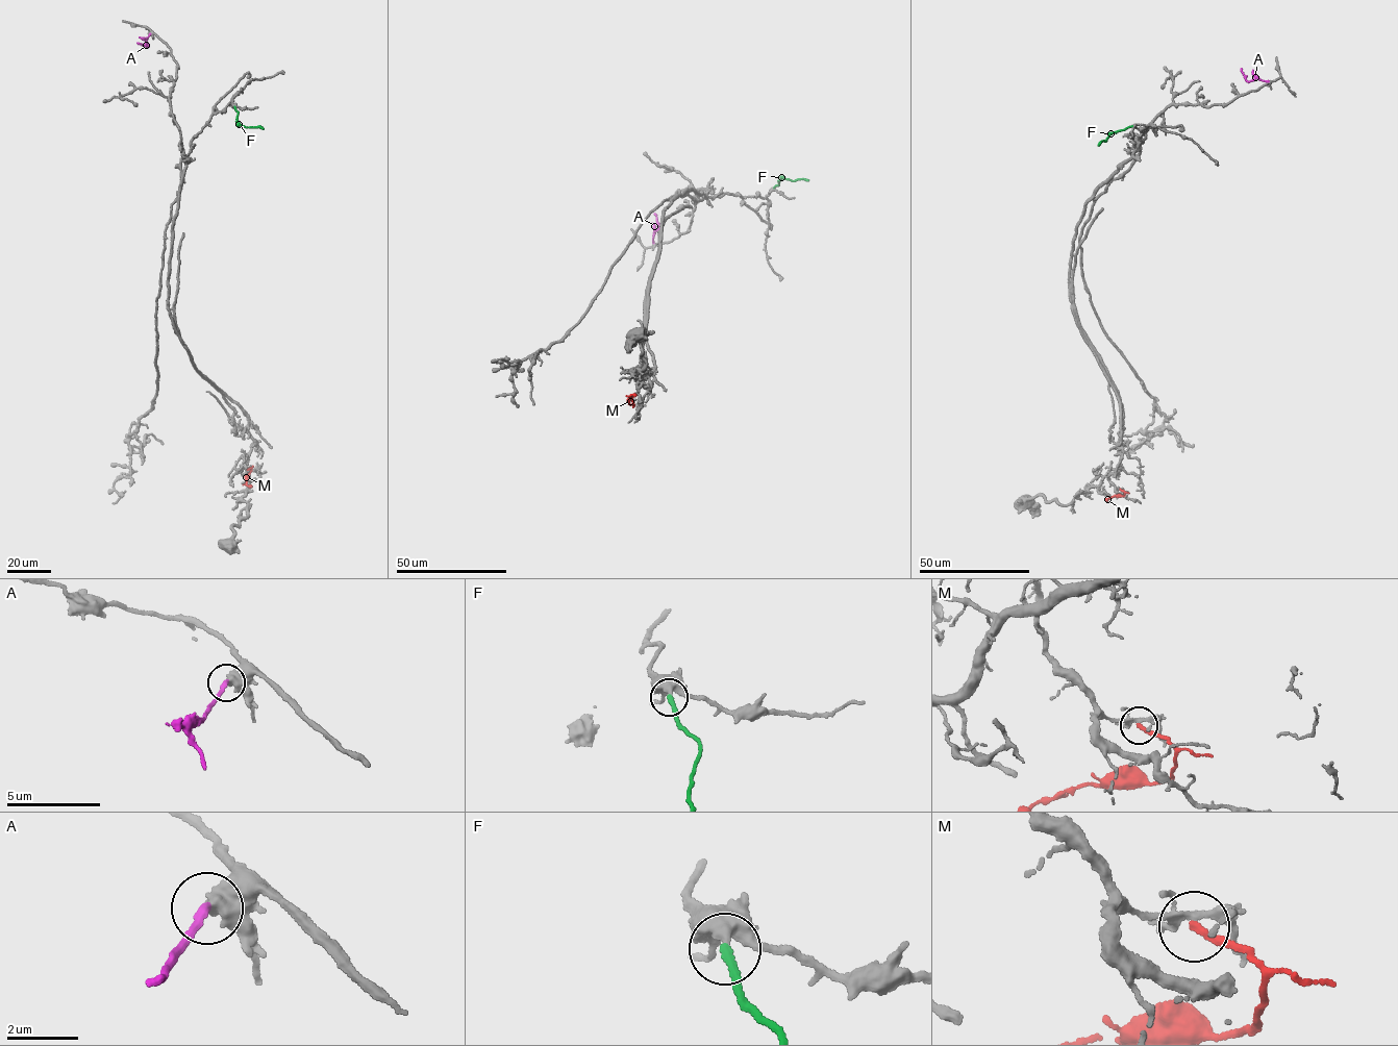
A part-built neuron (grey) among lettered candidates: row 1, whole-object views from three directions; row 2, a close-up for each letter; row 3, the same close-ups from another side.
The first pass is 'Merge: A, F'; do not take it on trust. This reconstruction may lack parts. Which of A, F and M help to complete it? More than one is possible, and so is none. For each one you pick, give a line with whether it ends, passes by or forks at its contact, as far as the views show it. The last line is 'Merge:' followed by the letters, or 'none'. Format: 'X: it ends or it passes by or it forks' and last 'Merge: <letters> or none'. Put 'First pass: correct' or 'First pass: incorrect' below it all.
A: it ends
F: it ends
Merge: A, F
First pass: correct

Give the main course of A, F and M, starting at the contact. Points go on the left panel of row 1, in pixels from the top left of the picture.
A: (150, 34), (145, 40), (147, 47), (136, 43)
F: (234, 106), (239, 125), (263, 128)
M: (247, 470), (251, 468), (246, 482), (251, 487)

